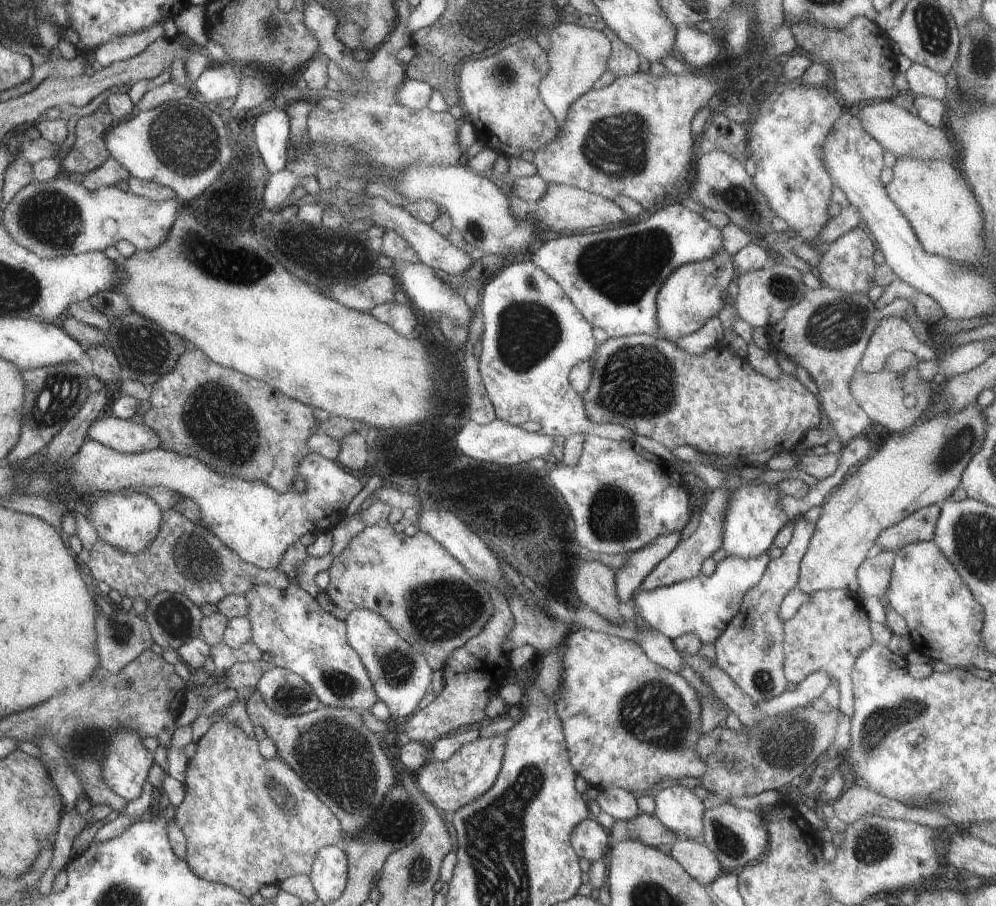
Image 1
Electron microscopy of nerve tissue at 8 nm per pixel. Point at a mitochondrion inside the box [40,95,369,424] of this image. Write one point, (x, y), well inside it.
(184, 140)

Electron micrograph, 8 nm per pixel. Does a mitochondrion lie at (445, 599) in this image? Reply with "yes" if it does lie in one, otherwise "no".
yes

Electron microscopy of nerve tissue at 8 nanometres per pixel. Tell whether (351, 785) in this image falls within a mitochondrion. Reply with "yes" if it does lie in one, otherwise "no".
yes

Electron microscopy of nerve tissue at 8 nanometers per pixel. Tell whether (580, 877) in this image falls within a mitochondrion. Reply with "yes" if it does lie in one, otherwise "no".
no

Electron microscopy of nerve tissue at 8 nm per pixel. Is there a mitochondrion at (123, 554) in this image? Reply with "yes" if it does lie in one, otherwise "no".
no

